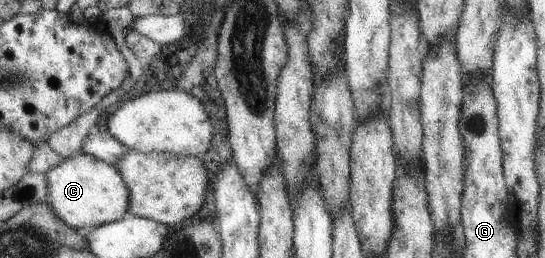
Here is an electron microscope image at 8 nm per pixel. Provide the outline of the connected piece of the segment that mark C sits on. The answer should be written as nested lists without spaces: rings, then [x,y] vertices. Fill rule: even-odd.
[[[77,152],[64,158],[62,163],[50,167],[44,173],[44,181],[46,195],[42,202],[48,205],[48,209],[52,209],[58,221],[76,231],[83,232],[96,225],[126,217],[126,185],[122,183],[122,177],[112,164],[108,165],[104,161],[94,159],[92,155]]]

